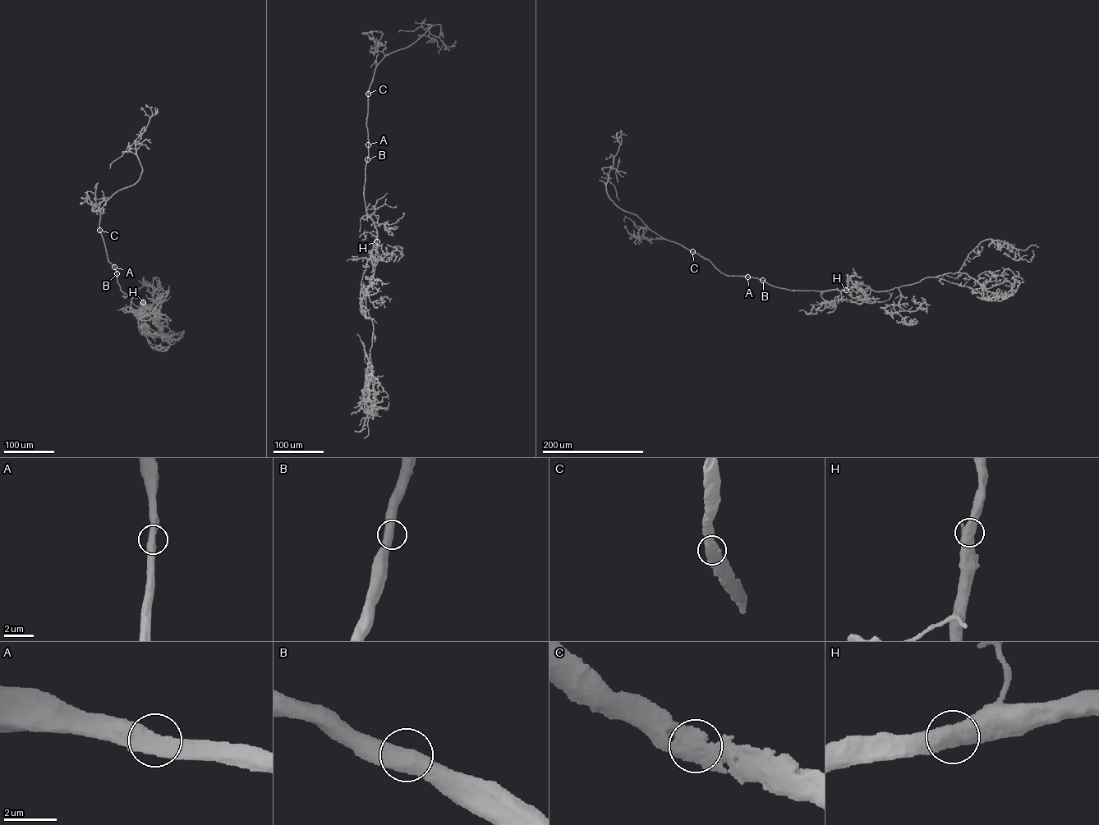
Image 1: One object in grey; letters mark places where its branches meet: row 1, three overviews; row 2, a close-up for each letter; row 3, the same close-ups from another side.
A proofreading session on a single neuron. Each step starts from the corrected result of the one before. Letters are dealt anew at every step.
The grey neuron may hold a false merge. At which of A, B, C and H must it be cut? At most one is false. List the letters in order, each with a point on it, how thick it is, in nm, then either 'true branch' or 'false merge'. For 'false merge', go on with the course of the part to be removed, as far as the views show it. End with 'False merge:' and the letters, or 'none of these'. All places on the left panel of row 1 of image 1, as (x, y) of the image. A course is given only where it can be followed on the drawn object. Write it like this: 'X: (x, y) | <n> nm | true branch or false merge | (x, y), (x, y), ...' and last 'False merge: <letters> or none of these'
A: (114, 267) | 600 nm | true branch
B: (117, 273) | 600 nm | true branch
C: (99, 230) | 650 nm | true branch
H: (143, 302) | 600 nm | true branch
False merge: none of these

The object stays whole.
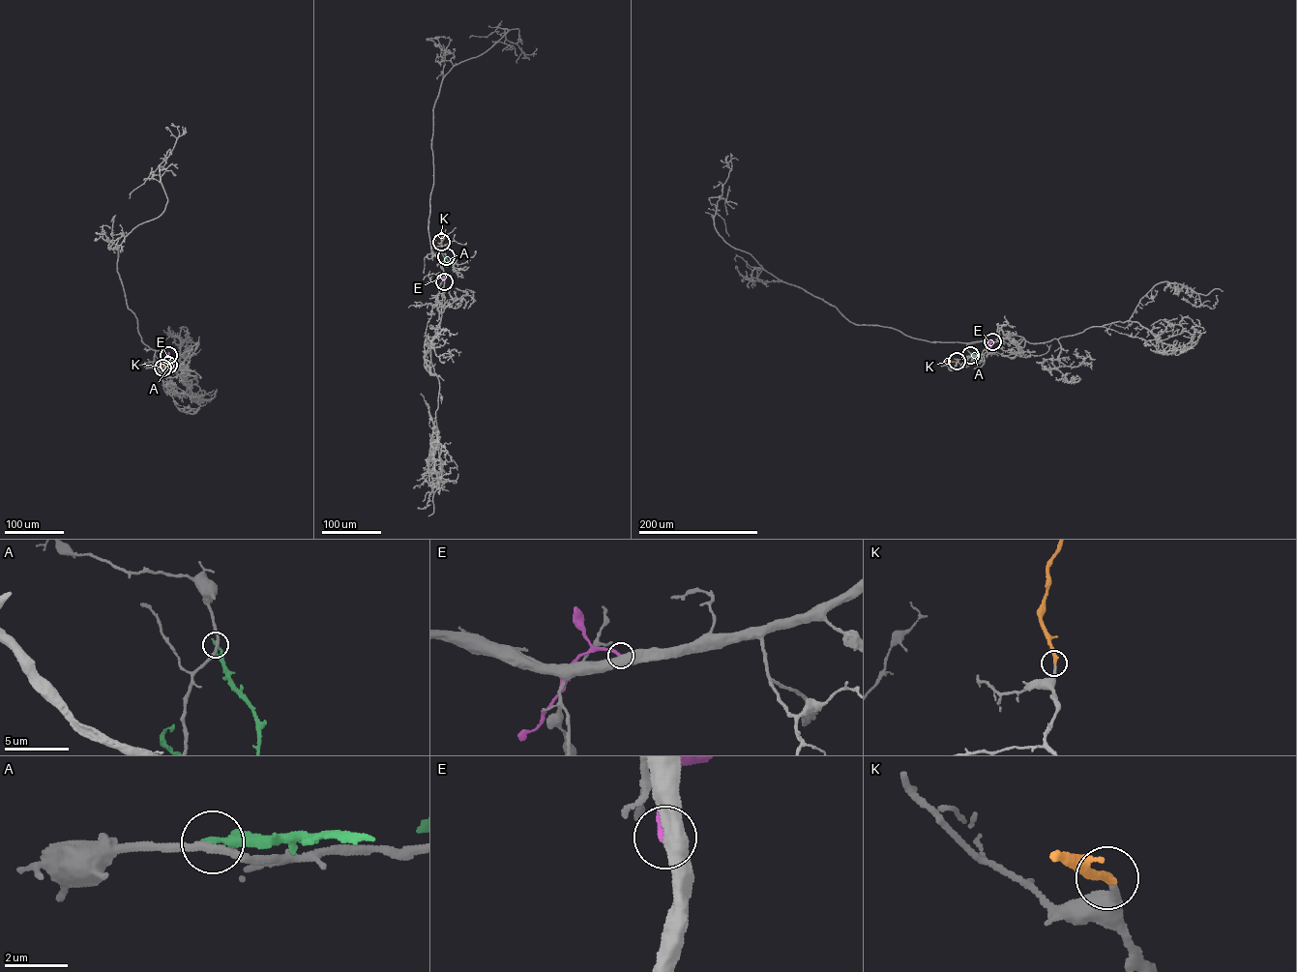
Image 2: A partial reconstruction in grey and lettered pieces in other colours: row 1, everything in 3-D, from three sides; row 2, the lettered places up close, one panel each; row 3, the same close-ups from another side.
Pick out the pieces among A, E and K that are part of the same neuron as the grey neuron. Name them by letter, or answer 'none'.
K

